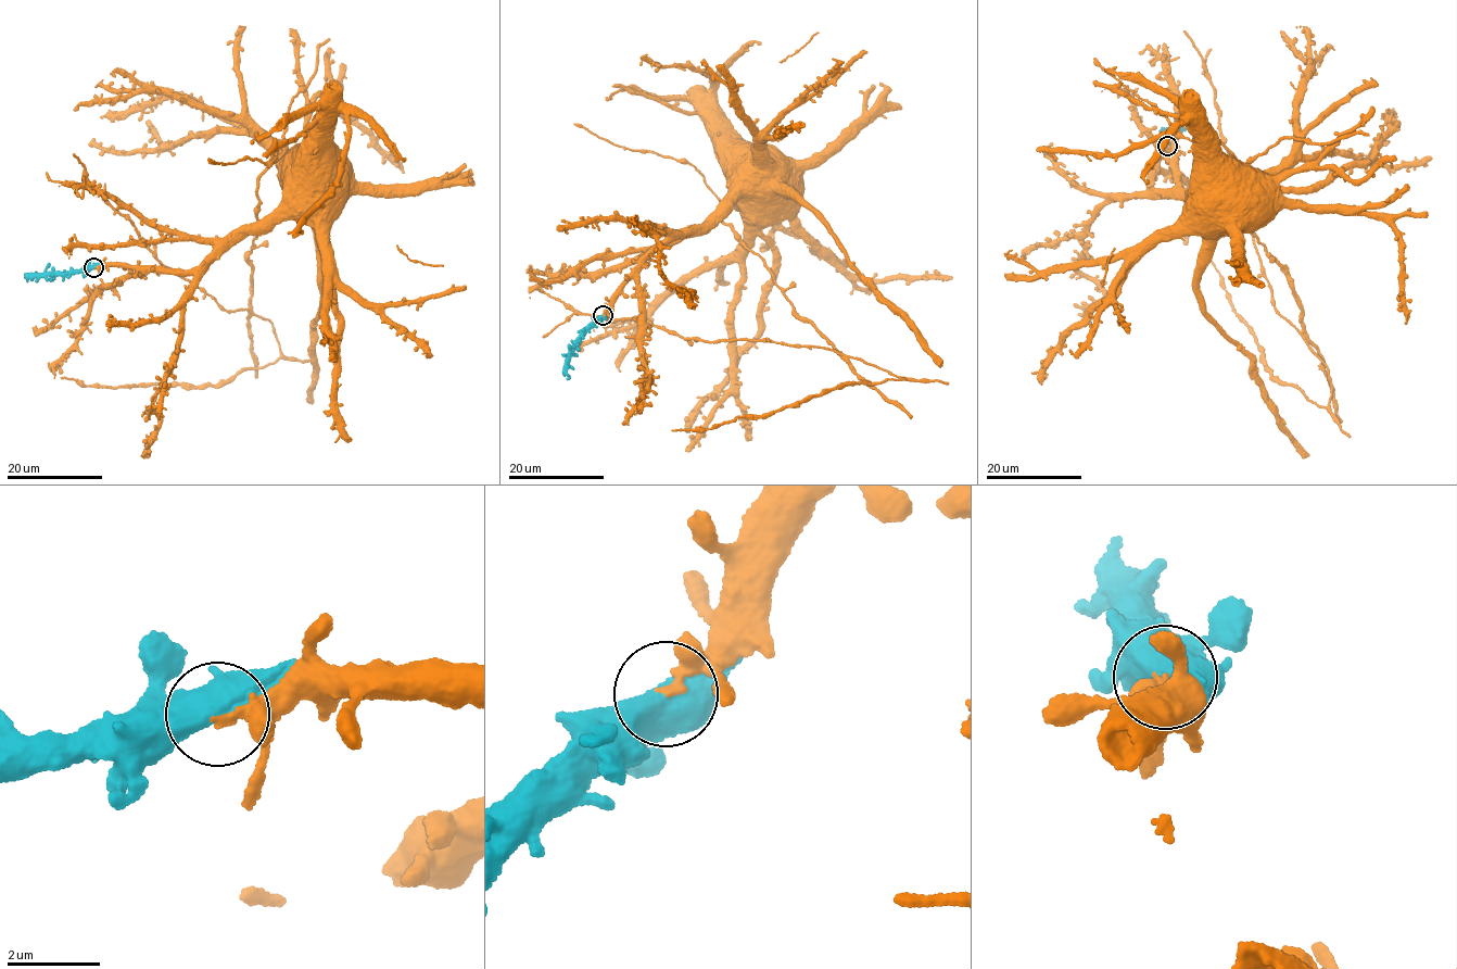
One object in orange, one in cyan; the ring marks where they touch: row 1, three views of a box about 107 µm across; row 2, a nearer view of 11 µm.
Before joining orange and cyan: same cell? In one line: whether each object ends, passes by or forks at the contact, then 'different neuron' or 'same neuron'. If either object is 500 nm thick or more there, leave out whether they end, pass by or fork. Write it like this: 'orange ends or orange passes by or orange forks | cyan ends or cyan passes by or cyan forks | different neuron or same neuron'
same neuron

